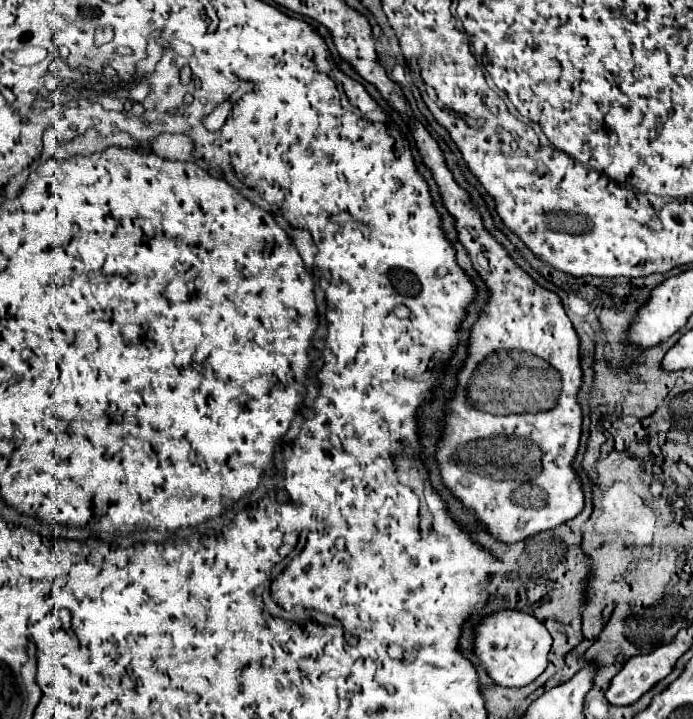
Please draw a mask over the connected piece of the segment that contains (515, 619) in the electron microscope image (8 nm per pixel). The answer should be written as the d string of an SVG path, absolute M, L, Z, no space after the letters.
M500 611L482 619L476 627L474 651L486 667L488 675L502 687L524 687L532 683L548 665L552 637L546 627L532 615L520 611Z

